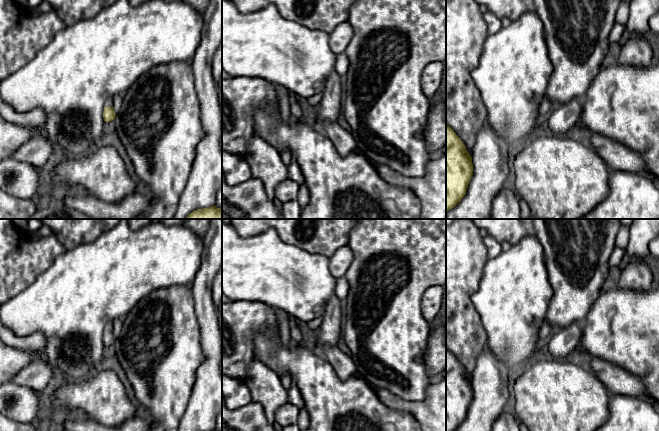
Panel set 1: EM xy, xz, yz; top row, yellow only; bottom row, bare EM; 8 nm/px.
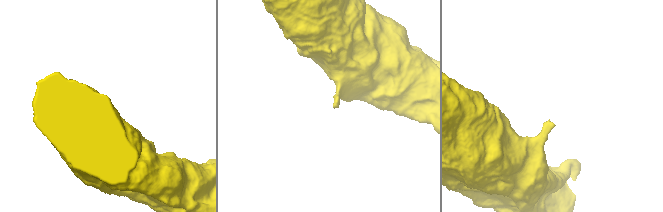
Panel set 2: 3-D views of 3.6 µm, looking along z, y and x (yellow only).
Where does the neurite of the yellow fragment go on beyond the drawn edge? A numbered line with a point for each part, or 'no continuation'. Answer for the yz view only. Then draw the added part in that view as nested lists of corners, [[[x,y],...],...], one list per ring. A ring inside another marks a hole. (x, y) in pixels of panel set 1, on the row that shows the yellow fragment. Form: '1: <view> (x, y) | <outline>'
no continuation

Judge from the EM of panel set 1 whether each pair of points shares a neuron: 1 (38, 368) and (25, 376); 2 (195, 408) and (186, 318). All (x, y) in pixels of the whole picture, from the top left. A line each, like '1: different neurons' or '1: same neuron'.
1: same neuron
2: different neurons

